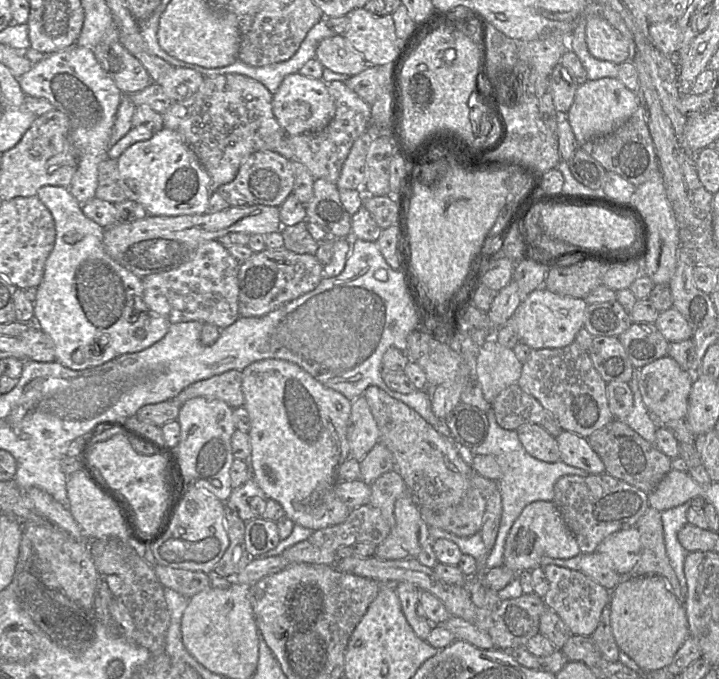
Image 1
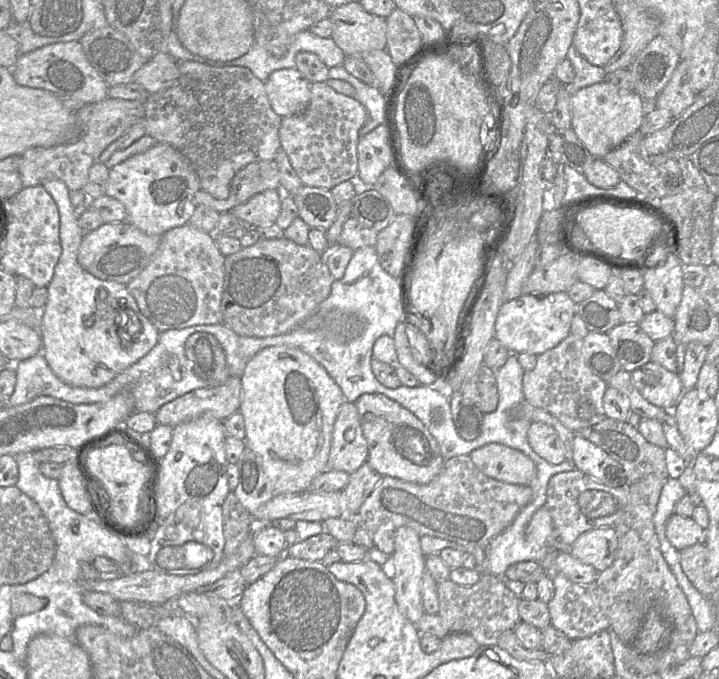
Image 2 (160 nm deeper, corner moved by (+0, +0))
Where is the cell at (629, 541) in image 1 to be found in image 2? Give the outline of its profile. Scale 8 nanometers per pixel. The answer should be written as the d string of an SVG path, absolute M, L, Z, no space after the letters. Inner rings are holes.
M602 527L582 533L568 551L576 559L601 572L613 562L617 546L615 528Z

